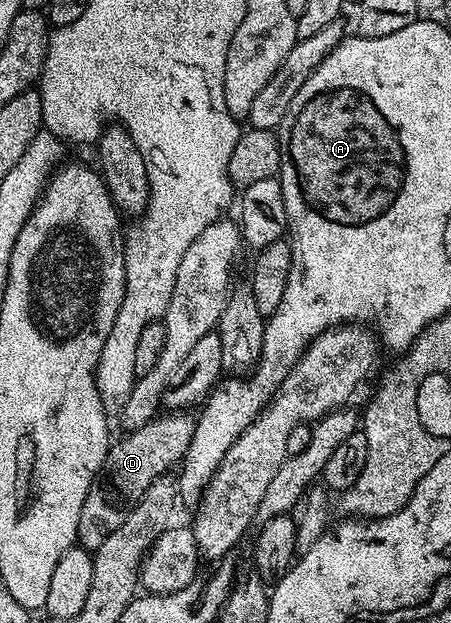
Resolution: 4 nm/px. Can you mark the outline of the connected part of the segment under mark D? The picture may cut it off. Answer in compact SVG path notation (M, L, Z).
M187 411L174 413L160 413L154 419L150 419L141 429L128 431L122 437L110 444L107 448L107 462L103 464L102 471L95 484L85 493L85 505L81 505L81 521L77 521L77 543L86 551L95 552L97 548L106 541L109 533L117 529L129 517L129 513L145 497L145 489L153 485L157 477L168 474L176 465L182 464L185 453L189 449L189 441L193 441L193 429L195 428L196 416Z

